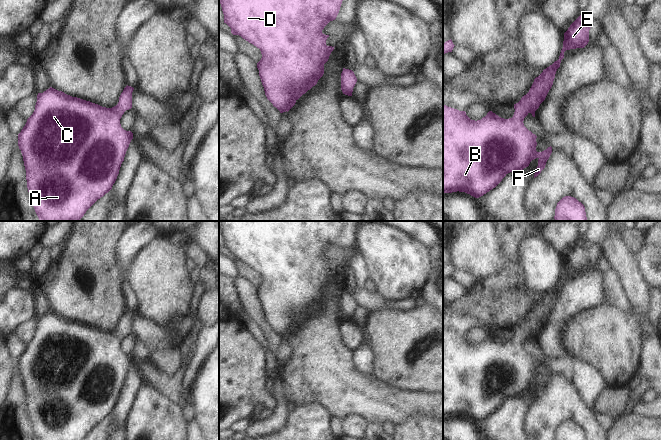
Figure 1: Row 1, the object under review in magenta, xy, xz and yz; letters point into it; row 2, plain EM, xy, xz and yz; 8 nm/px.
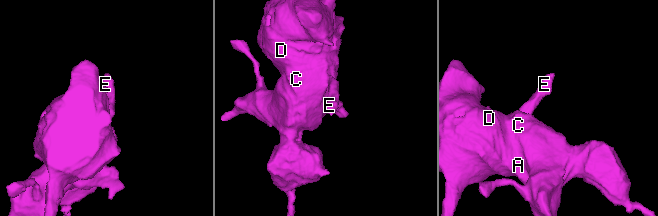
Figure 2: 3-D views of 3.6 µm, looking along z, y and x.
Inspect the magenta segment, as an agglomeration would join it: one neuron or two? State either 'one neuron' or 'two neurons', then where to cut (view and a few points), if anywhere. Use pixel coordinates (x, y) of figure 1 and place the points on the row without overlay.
one neuron; no cut

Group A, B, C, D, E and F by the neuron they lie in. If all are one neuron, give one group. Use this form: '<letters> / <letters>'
A B C D E F

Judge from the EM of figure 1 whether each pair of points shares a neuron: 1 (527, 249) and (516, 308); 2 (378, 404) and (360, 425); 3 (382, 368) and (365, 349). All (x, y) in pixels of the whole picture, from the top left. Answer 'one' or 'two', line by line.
1: two
2: two
3: two

